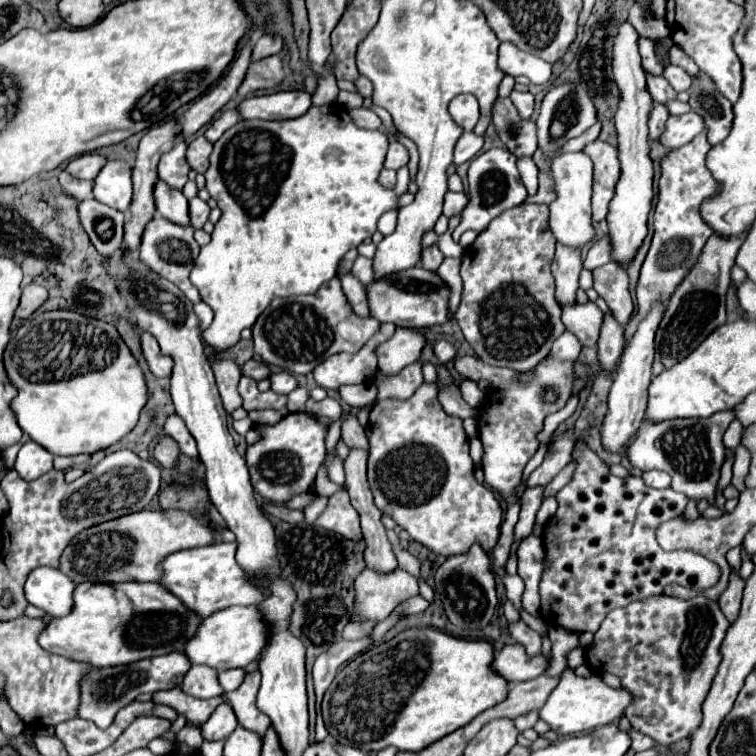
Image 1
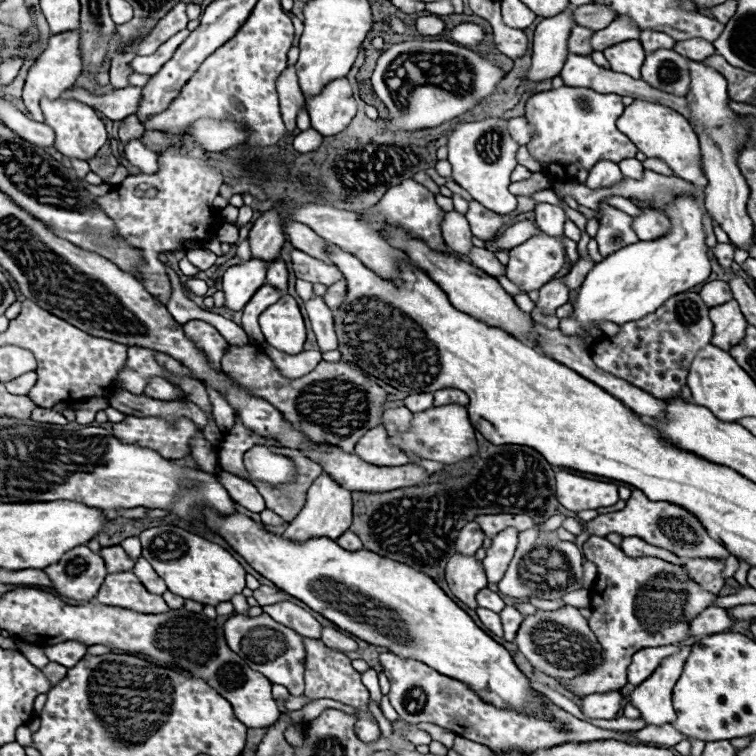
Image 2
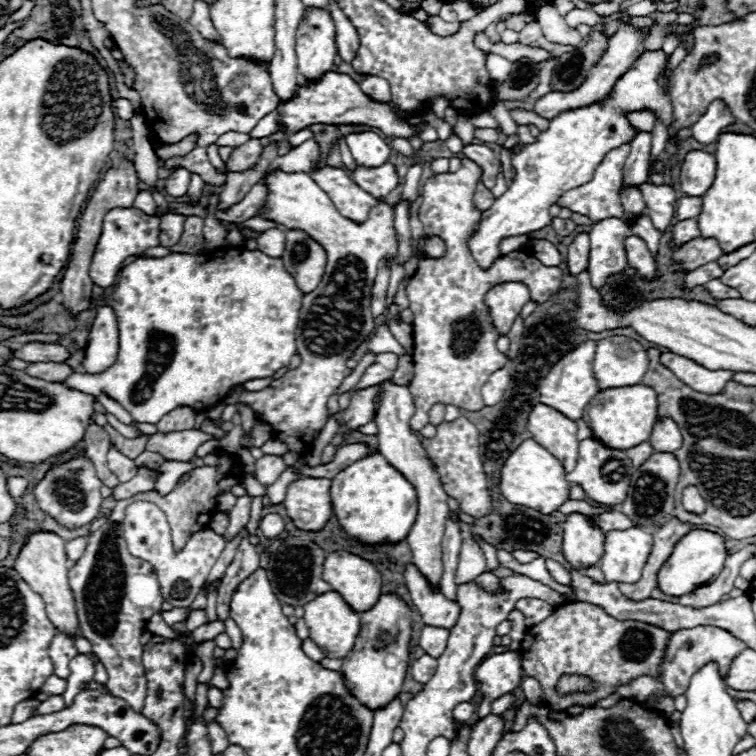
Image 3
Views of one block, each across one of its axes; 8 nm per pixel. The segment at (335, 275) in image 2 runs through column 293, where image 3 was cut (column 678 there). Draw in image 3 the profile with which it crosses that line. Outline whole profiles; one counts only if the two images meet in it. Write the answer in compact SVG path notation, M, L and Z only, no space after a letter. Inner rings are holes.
M694 238L692 242L686 242L676 254L674 260L680 270L696 270L702 264L708 264L712 260L718 260L724 254L718 240L712 238Z

